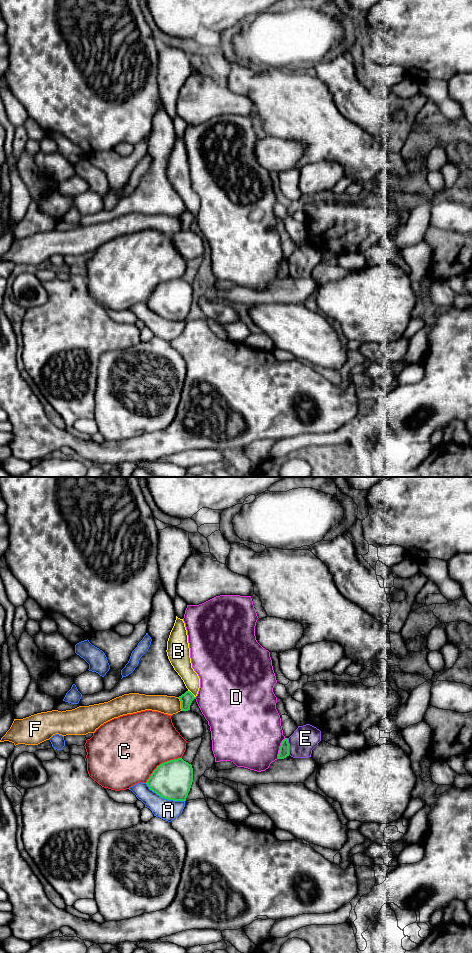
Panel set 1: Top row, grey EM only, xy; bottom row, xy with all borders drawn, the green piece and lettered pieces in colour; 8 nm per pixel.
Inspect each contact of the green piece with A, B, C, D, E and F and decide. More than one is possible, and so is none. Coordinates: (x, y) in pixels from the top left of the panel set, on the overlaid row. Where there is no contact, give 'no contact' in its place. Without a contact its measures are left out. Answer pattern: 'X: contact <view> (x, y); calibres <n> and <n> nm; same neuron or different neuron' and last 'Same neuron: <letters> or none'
A: contact xy (164, 798); calibres 320 and 170 nm; different neuron
B: contact xy (192, 694); calibres 100 and 150 nm; different neuron
C: contact xy (162, 763); calibres 320 and 480 nm; different neuron
D: contact xy (280, 748); calibres 80 and 480 nm; different neuron
E: contact xy (288, 746); calibres 80 and 220 nm; different neuron
F: contact xy (181, 704); calibres 100 and 150 nm; different neuron
Same neuron: none

